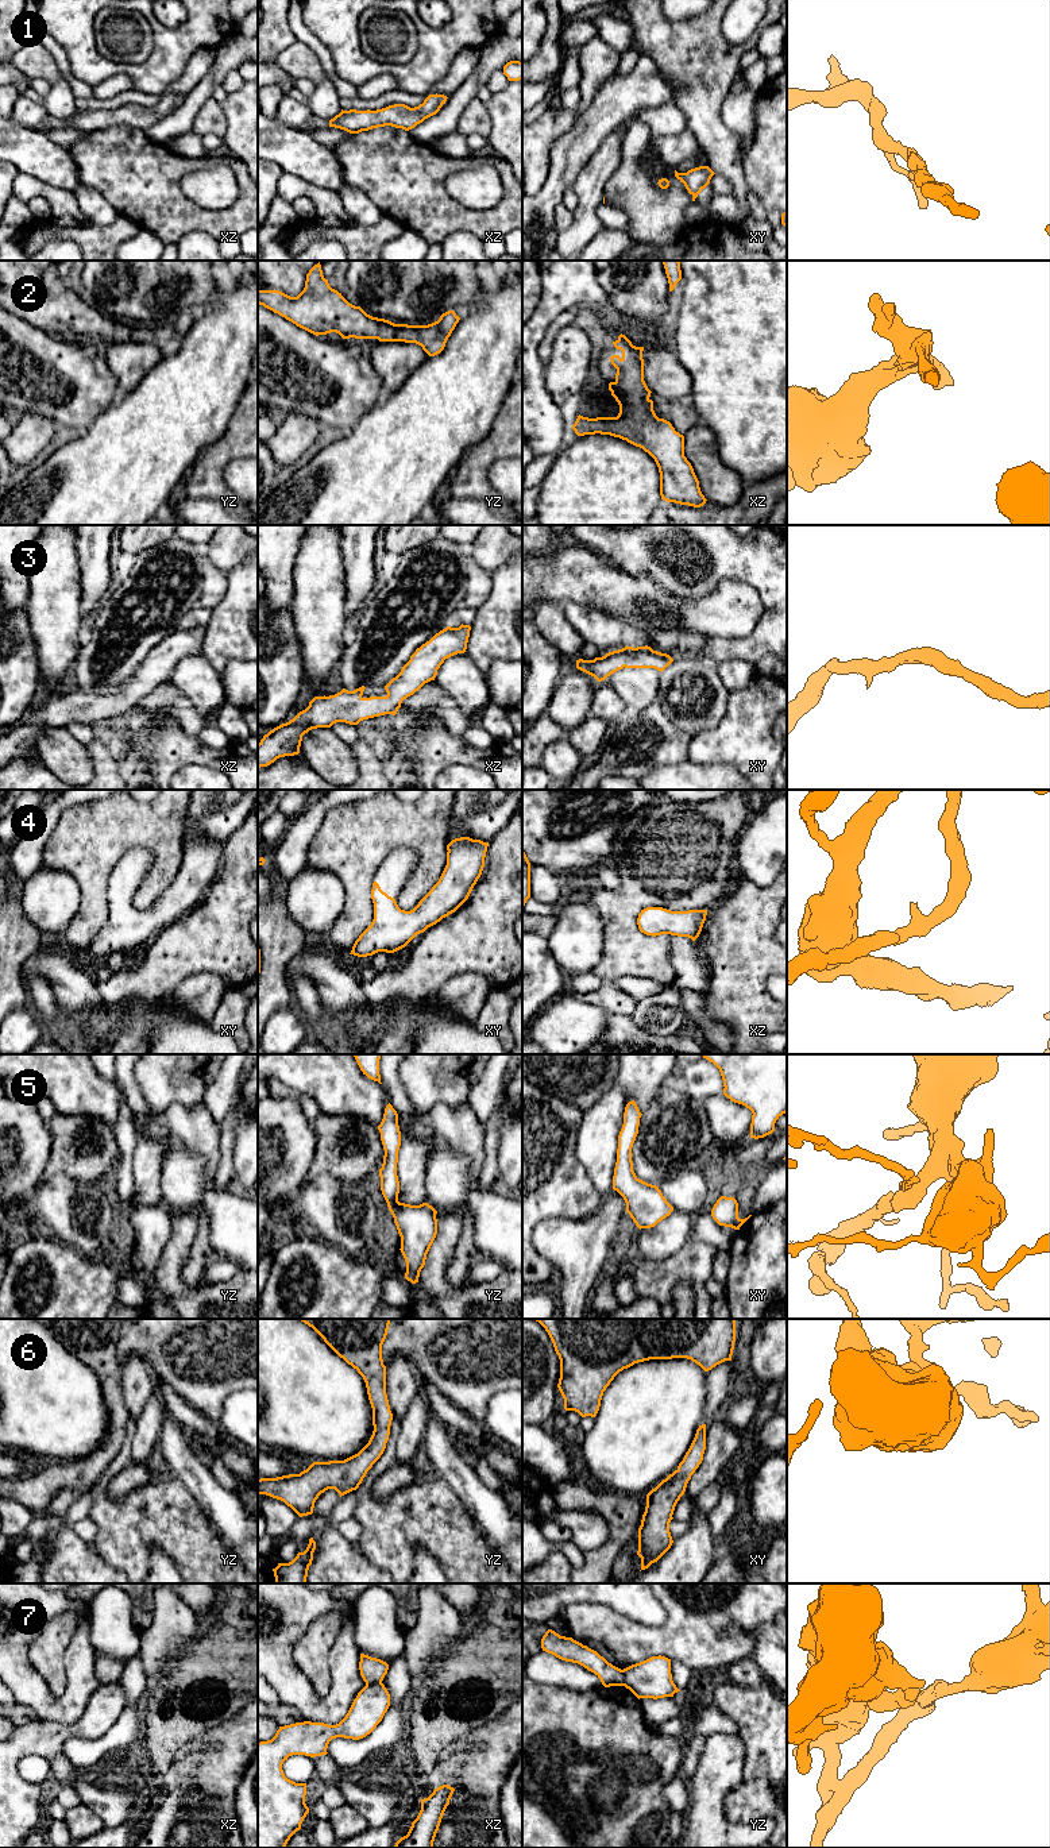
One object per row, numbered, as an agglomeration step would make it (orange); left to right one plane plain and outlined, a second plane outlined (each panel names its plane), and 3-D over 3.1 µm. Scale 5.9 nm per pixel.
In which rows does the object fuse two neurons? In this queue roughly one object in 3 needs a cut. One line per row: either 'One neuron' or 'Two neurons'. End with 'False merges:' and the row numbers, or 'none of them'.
1: One neuron
2: One neuron
3: One neuron
4: One neuron
5: One neuron
6: One neuron
7: Two neurons
False merges: 7

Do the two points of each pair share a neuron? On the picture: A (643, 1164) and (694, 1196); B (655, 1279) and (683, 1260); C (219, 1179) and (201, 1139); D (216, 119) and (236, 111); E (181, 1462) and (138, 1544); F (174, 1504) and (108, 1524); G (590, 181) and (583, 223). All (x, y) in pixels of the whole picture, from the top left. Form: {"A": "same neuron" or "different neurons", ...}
{"A": "different neurons", "B": "same neuron", "C": "different neurons", "D": "different neurons", "E": "different neurons", "F": "same neuron", "G": "same neuron"}

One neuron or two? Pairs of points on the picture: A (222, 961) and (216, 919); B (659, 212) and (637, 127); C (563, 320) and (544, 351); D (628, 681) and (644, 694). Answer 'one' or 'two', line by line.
A: one
B: one
C: one
D: one

